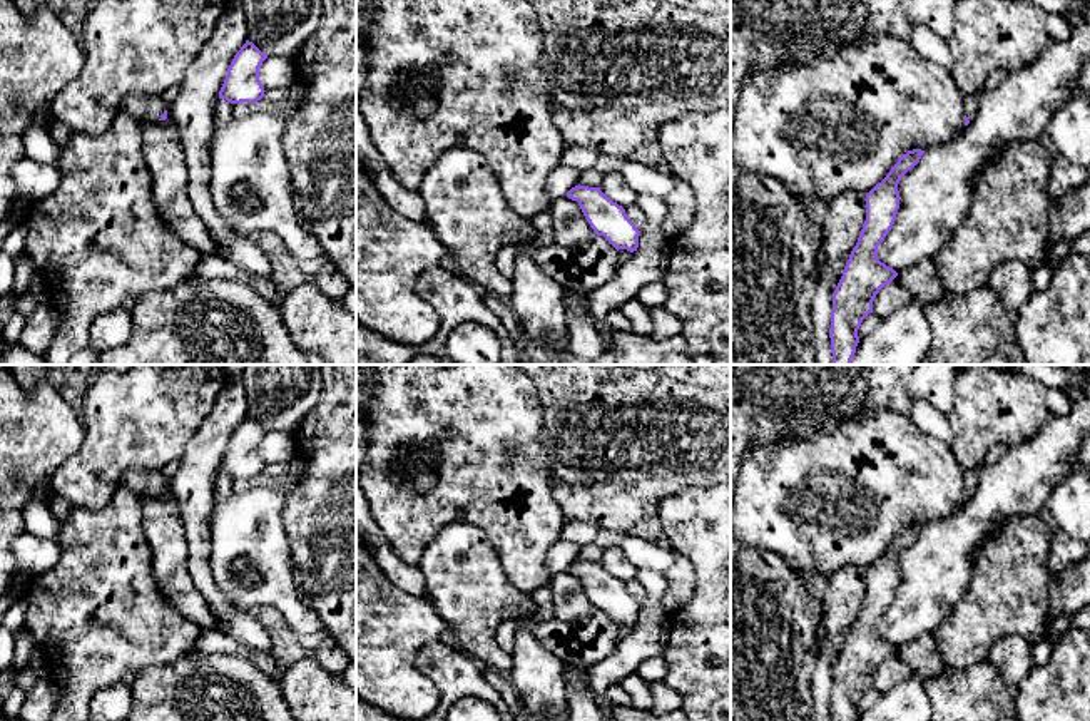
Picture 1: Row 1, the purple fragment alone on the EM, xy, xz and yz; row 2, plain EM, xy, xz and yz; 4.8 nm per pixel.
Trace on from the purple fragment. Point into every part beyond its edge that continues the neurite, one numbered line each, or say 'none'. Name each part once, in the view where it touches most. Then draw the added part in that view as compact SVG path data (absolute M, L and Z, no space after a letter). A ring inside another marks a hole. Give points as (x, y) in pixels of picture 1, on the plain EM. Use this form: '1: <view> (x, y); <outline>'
1: xy (139, 480); M130 468L124 473L120 485L129 487L137 493L159 495L166 482L160 470Z

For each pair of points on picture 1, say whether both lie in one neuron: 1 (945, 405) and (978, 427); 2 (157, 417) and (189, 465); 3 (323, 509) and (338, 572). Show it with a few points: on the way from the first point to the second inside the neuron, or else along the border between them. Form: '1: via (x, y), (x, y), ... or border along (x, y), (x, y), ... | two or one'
1: border along (955, 382), (953, 407), (947, 414) | two
2: border along (204, 422), (174, 464) | two
3: via (338, 524), (338, 557) | one

